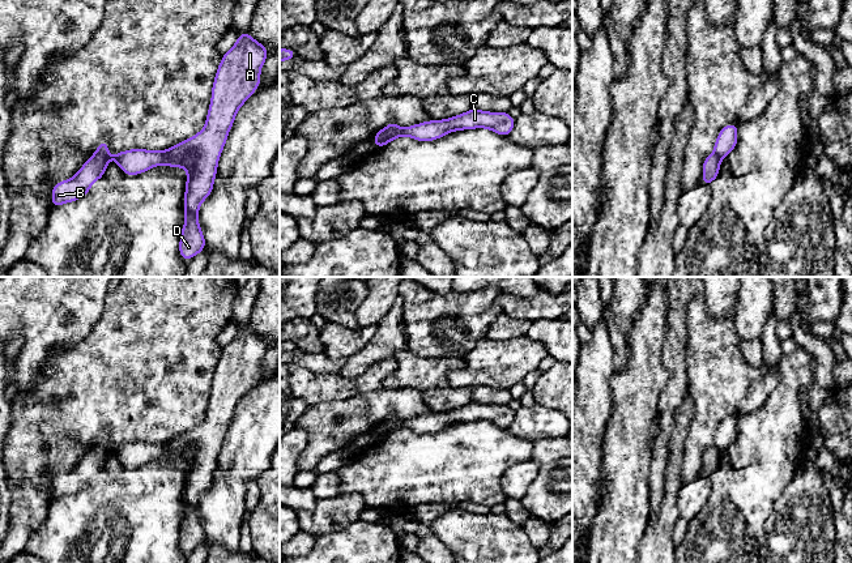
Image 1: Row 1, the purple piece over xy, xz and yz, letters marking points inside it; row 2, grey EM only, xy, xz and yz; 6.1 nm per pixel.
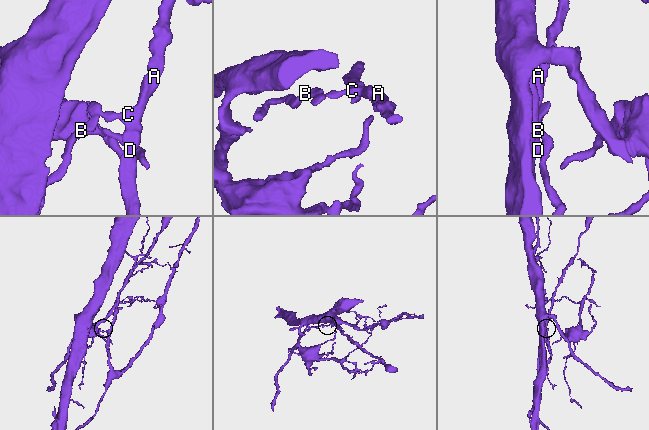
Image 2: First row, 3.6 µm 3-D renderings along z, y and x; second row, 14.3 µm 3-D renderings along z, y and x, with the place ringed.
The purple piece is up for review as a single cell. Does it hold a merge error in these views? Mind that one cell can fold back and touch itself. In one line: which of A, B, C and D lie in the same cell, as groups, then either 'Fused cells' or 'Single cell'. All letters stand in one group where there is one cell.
Groups: A C D / B. Fused cells

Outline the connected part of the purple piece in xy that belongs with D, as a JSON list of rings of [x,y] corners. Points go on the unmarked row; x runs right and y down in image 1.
[[[250,324],[238,328],[234,340],[222,349],[212,380],[212,394],[206,409],[205,419],[193,430],[176,436],[169,443],[150,444],[145,442],[132,442],[116,445],[111,449],[125,468],[139,468],[154,458],[166,457],[170,460],[186,460],[188,472],[186,475],[184,509],[186,515],[180,528],[179,545],[188,554],[206,538],[199,519],[199,499],[210,487],[217,456],[227,432],[229,423],[234,415],[239,400],[254,387],[260,378],[260,362],[268,350],[268,342],[251,330]]]

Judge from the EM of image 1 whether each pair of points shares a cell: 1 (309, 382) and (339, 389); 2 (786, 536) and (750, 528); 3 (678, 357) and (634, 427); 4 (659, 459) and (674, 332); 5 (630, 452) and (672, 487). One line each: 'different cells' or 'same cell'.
1: same cell
2: different cells
3: different cells
4: same cell
5: different cells

